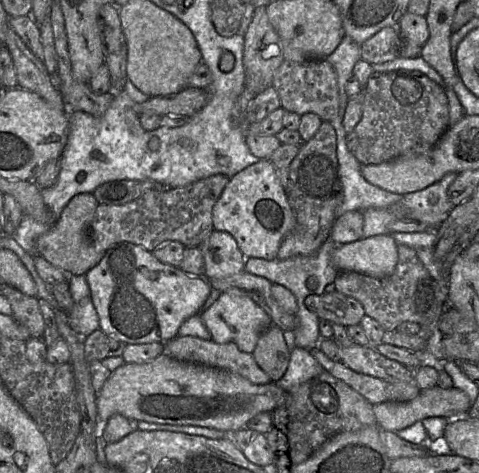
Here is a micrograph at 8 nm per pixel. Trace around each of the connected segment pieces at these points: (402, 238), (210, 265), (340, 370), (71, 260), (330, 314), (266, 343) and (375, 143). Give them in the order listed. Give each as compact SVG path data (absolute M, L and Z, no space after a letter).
M435 230L425 232L395 232L392 234L398 245L405 245L412 248L431 277L443 284L443 261L438 260L434 254L436 244Z
M213 230L212 233L209 235L209 237L205 241L203 241L198 247L201 250L204 258L205 275L203 277L205 277L206 279L225 278L240 273L245 268L246 259L250 258L250 257L245 257L241 253L241 251L237 246L237 242L235 238L228 232Z
M319 348L310 350L316 361L335 378L345 382L372 405L384 402L407 402L420 393L416 381L390 383L357 373L342 362L329 359Z
M92 193L75 195L63 209L55 226L37 239L37 253L69 275L85 275L101 261L105 252L96 250L87 237L88 225L98 205Z
M337 291L311 295L305 299L305 306L321 320L327 320L344 327L360 324L365 315L362 304Z
M271 325L261 334L251 354L272 382L279 380L287 370L291 355L284 339L284 331Z
M373 71L362 91L362 117L346 135L348 150L361 164L380 164L409 153L425 152L448 128L445 89L420 71Z

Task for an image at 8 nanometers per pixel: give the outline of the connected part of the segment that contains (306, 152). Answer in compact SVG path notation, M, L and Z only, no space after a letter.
M322 121L315 135L300 144L299 152L290 164L287 194L296 223L279 247L277 258L282 260L309 256L318 251L324 241L330 238L336 209L343 200L338 172L337 135L329 121Z

